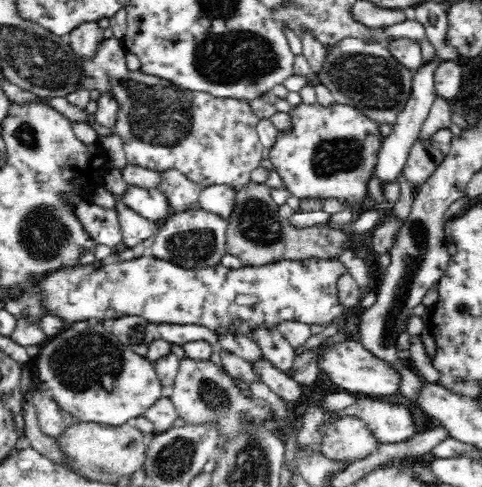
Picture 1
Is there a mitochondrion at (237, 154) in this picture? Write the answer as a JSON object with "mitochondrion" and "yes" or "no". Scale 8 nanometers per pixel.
{"mitochondrion":"no"}

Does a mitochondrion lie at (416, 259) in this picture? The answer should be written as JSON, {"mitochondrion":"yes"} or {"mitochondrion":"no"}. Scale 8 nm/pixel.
{"mitochondrion":"yes"}

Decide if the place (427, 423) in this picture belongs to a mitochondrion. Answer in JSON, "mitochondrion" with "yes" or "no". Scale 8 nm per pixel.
{"mitochondrion":"no"}

